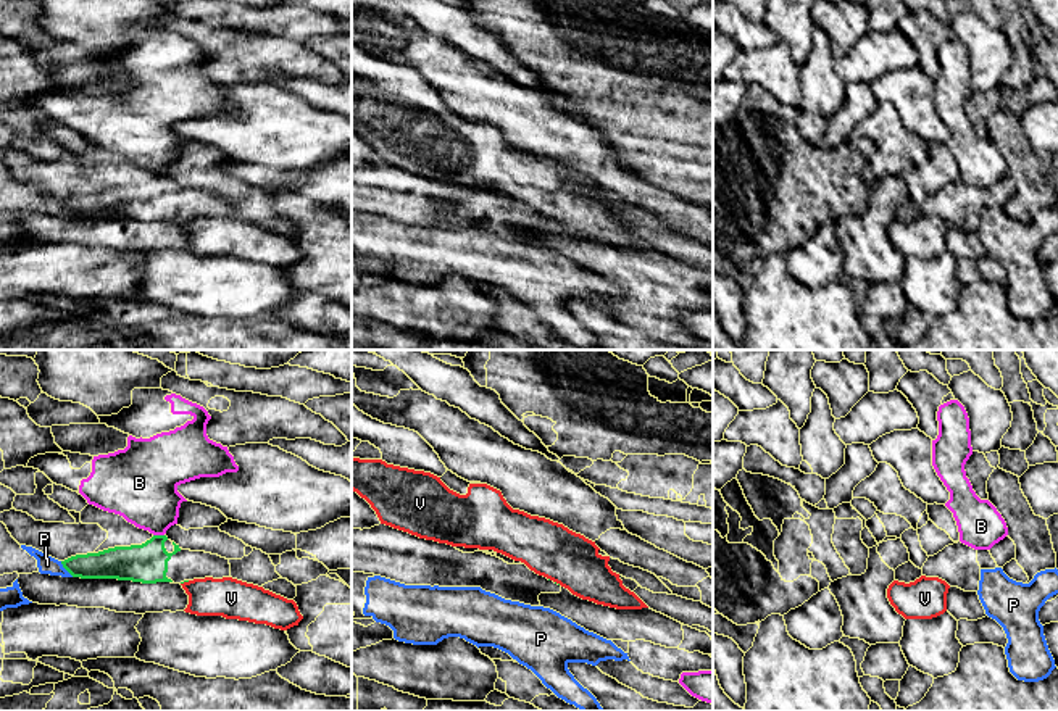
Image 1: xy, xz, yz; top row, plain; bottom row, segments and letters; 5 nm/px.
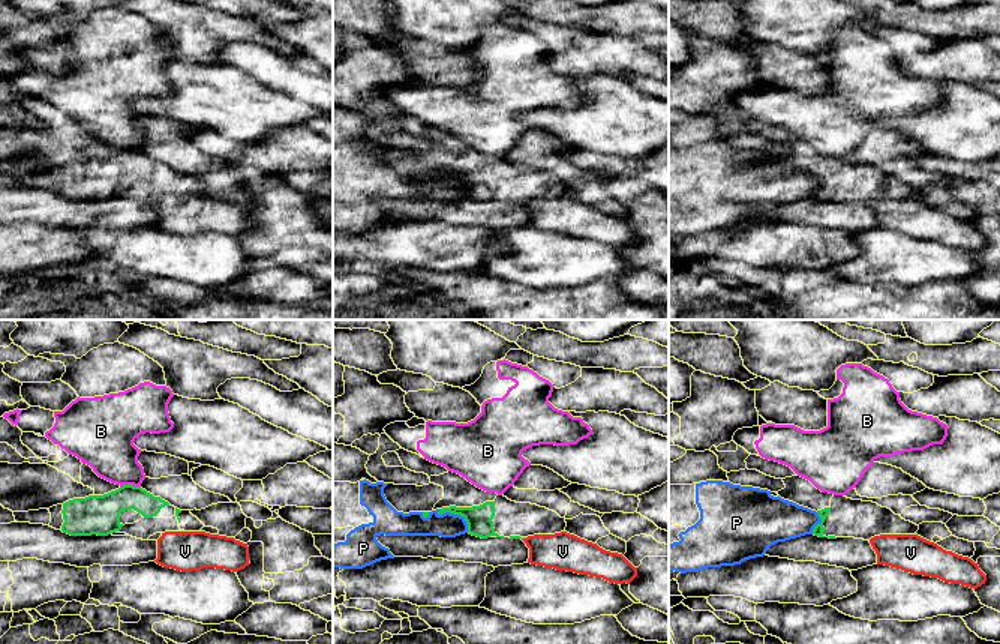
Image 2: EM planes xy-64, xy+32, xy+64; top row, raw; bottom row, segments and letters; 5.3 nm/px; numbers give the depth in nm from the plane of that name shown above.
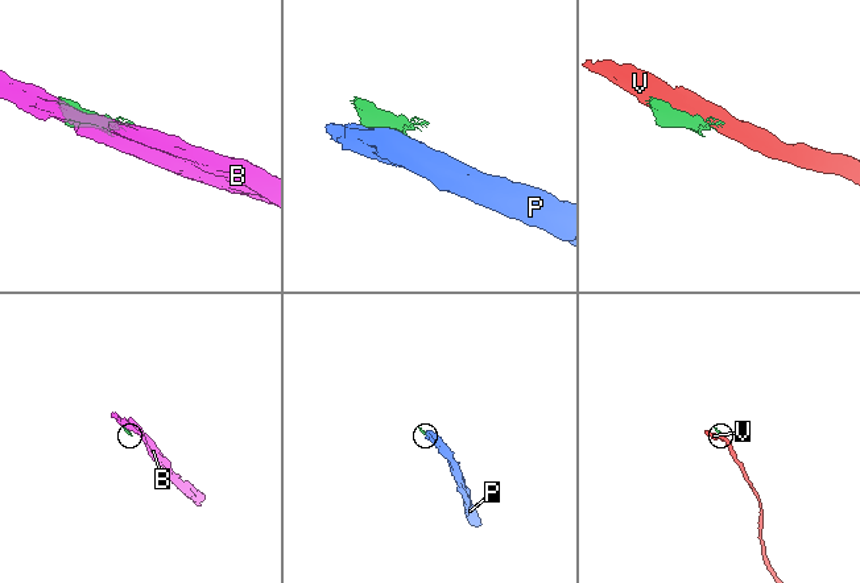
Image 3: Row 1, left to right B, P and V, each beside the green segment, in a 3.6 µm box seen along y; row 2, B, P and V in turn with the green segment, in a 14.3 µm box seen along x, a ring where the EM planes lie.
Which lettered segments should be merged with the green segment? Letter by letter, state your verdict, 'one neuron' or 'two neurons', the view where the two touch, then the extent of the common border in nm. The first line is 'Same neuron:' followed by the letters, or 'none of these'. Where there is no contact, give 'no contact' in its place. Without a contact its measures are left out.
Same neuron: none of these
B: two neurons; meets green in xy; contact 60 nm long
P: two neurons; meets green in xy; contact 100 nm long
V: two neurons; meets green in xy; contact 50 nm long

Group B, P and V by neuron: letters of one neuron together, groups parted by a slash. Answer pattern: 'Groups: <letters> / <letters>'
Groups: B / P / V

